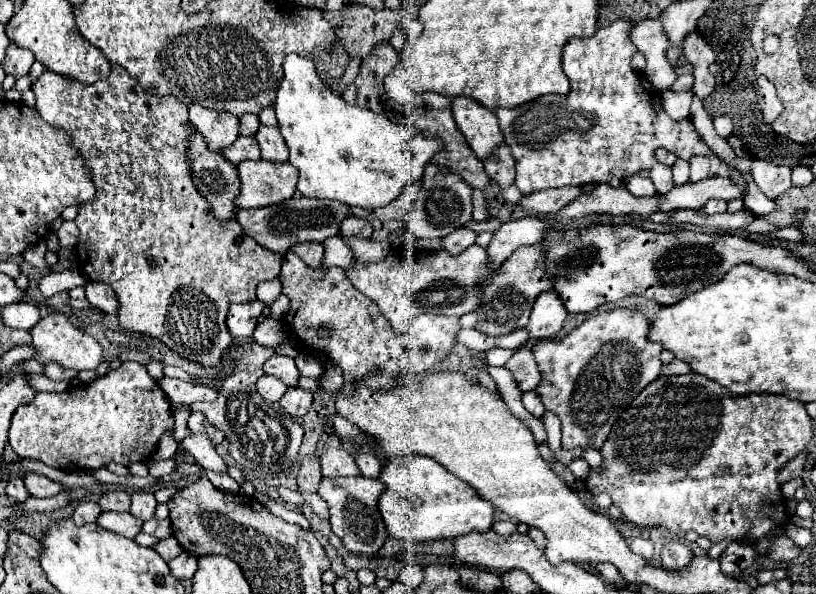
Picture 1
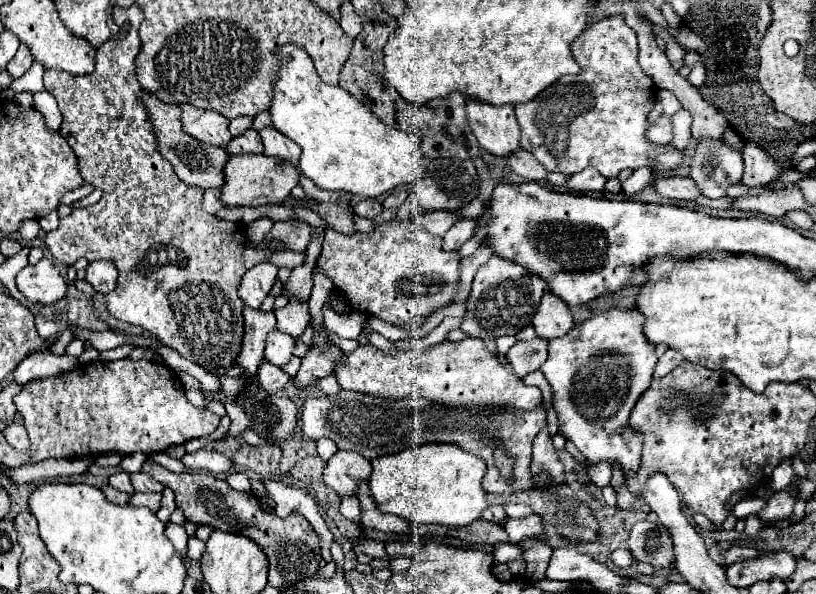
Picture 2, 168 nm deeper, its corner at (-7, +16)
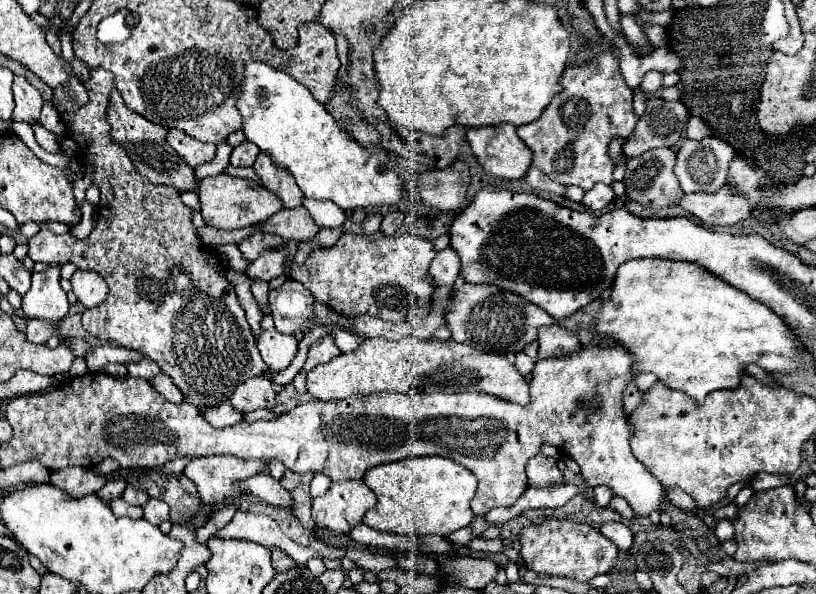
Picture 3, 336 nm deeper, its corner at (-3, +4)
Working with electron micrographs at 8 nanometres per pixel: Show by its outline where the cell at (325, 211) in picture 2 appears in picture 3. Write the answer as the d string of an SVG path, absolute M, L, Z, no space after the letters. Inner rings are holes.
M300 206L294 210L282 208L280 212L264 220L258 230L280 236L282 240L308 240L318 232L318 226L312 222L308 210Z

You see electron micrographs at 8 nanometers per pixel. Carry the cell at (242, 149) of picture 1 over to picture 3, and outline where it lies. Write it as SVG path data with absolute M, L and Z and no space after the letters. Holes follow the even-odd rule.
M242 142L242 144L238 144L236 148L232 148L230 164L232 164L232 166L252 166L258 154L260 154L260 150L256 148L256 144L252 144L252 142Z

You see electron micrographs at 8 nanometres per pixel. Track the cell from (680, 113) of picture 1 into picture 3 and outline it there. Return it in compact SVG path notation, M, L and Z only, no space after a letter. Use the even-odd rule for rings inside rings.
M656 148L656 150L648 150L642 158L644 158L644 162L640 162L640 156L628 160L626 176L624 176L626 196L634 202L640 202L644 206L654 206L654 208L678 204L678 200L684 196L684 192L674 176L676 152L672 148Z

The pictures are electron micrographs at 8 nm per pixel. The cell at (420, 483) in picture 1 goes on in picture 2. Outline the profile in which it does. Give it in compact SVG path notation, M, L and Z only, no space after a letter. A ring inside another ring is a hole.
M430 442L398 454L372 460L370 492L382 512L402 516L412 524L466 526L482 516L488 492L482 488L486 462L450 442Z

